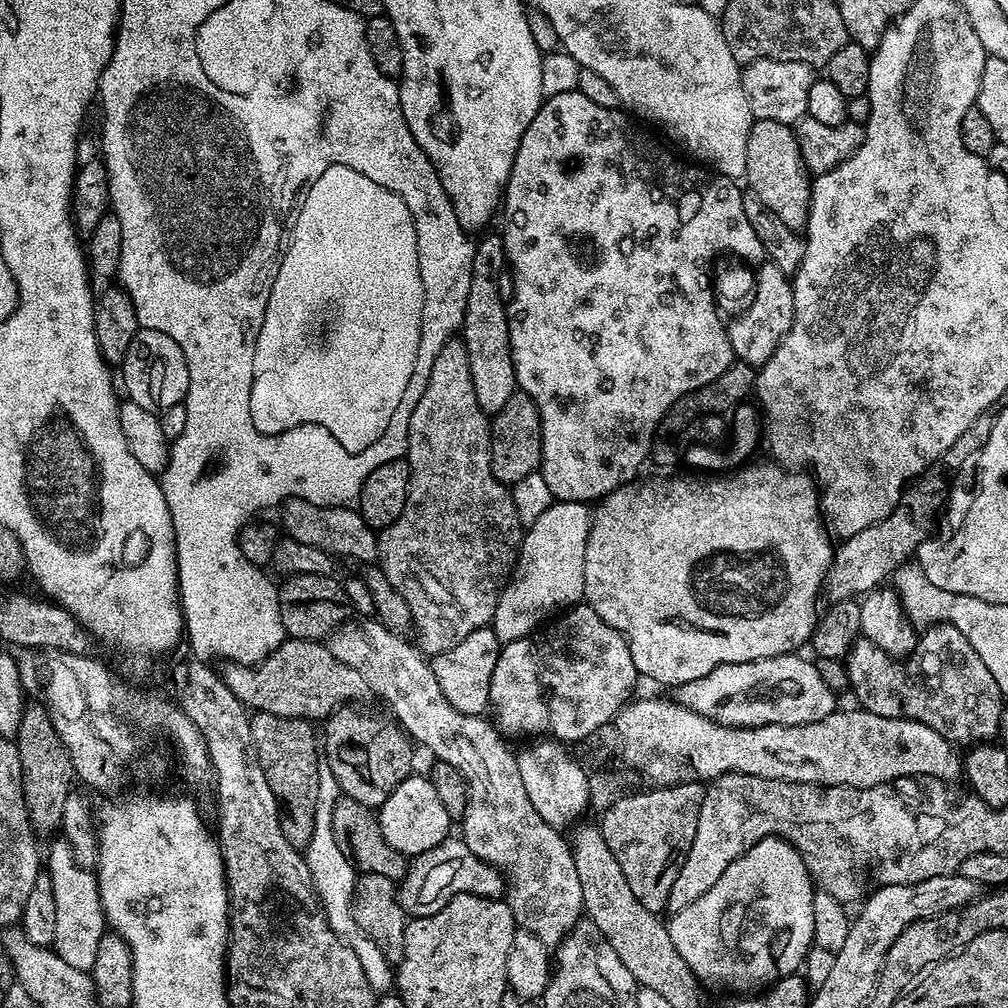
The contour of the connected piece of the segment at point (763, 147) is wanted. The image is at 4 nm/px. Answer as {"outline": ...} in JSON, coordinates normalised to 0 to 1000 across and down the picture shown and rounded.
{"outline":[[[767,119],[746,120],[744,137],[740,137],[740,169],[738,175],[740,180],[742,179],[743,185],[746,186],[743,187],[745,193],[751,194],[761,206],[768,208],[768,212],[772,212],[772,216],[776,216],[776,220],[780,220],[780,224],[794,228],[801,223],[804,196],[806,195],[806,179],[802,166],[798,164],[787,124],[768,121]]]}

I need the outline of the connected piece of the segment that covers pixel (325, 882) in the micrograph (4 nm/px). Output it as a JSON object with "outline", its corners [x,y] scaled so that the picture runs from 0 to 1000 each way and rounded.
{"outline":[[[318,776],[315,780],[315,792],[313,793],[313,803],[312,804],[312,825],[308,827],[308,835],[300,842],[302,854],[310,868],[310,878],[313,884],[313,890],[317,892],[317,903],[325,912],[325,917],[355,946],[355,954],[359,954],[359,962],[363,964],[363,974],[367,974],[369,983],[374,986],[385,986],[391,980],[391,960],[383,954],[379,942],[367,935],[359,927],[355,915],[351,915],[349,906],[349,888],[353,878],[353,861],[335,843],[335,835],[331,835],[331,819],[329,818],[329,805],[338,792],[337,781],[332,776]]]}

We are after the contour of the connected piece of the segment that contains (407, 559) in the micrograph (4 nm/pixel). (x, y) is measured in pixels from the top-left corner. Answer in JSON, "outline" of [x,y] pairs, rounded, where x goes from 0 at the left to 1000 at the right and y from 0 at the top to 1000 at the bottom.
{"outline":[[[449,335],[443,337],[435,347],[435,355],[431,355],[431,363],[427,367],[427,375],[419,395],[415,395],[415,403],[407,411],[407,423],[405,424],[405,446],[403,455],[407,466],[407,482],[403,502],[399,510],[387,522],[383,522],[375,532],[375,563],[381,566],[381,571],[395,585],[395,589],[407,603],[409,610],[409,623],[417,636],[415,642],[422,652],[428,653],[435,648],[446,645],[454,637],[458,637],[467,626],[475,623],[483,623],[490,613],[490,605],[494,601],[496,587],[508,570],[508,564],[512,563],[512,554],[516,546],[518,535],[518,521],[514,514],[514,506],[508,497],[505,481],[494,478],[490,474],[490,466],[486,462],[486,442],[488,441],[488,423],[485,410],[474,403],[474,395],[470,395],[470,379],[466,375],[466,355],[462,351],[462,343],[459,336]]]}

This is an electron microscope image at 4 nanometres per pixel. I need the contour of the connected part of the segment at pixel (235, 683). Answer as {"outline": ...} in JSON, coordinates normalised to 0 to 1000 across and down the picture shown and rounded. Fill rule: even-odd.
{"outline":[[[283,633],[264,654],[252,660],[223,658],[220,670],[224,681],[228,681],[243,702],[307,716],[320,715],[336,702],[361,696],[367,690],[363,673],[355,665],[335,657],[324,638],[316,635]]]}

